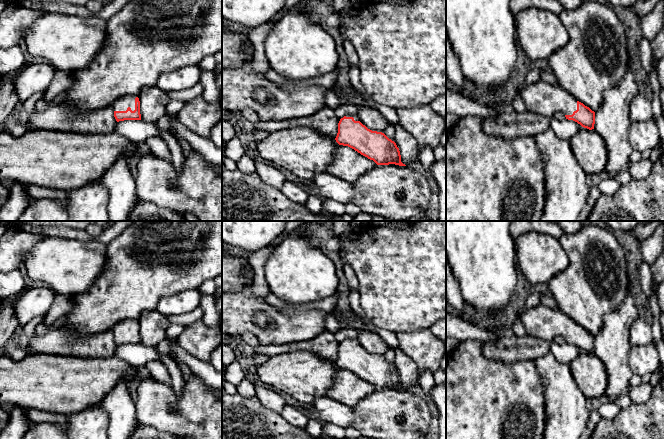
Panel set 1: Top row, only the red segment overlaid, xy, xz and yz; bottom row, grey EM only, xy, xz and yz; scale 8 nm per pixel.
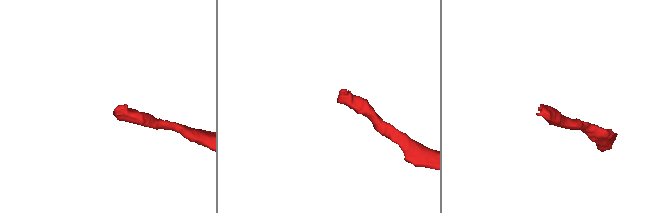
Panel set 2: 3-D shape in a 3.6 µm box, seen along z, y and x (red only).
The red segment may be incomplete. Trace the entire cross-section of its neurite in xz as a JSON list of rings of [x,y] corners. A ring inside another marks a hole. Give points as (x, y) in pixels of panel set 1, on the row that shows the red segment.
[[[357,114],[346,115],[340,119],[335,140],[339,145],[354,149],[377,165],[406,166],[401,162],[396,143],[384,133],[368,129],[360,122]]]

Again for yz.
[[[543,80],[525,85],[520,90],[526,110],[544,116],[562,112],[566,119],[573,120],[589,130],[594,129],[595,112],[564,90],[558,83]]]

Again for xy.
[[[127,95],[118,98],[112,105],[117,122],[124,120],[141,120],[140,101],[138,97]]]

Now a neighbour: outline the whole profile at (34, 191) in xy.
[[[27,184],[25,186],[26,194],[32,198],[50,198],[50,199],[63,199],[67,196],[64,191],[45,188],[37,185]]]

